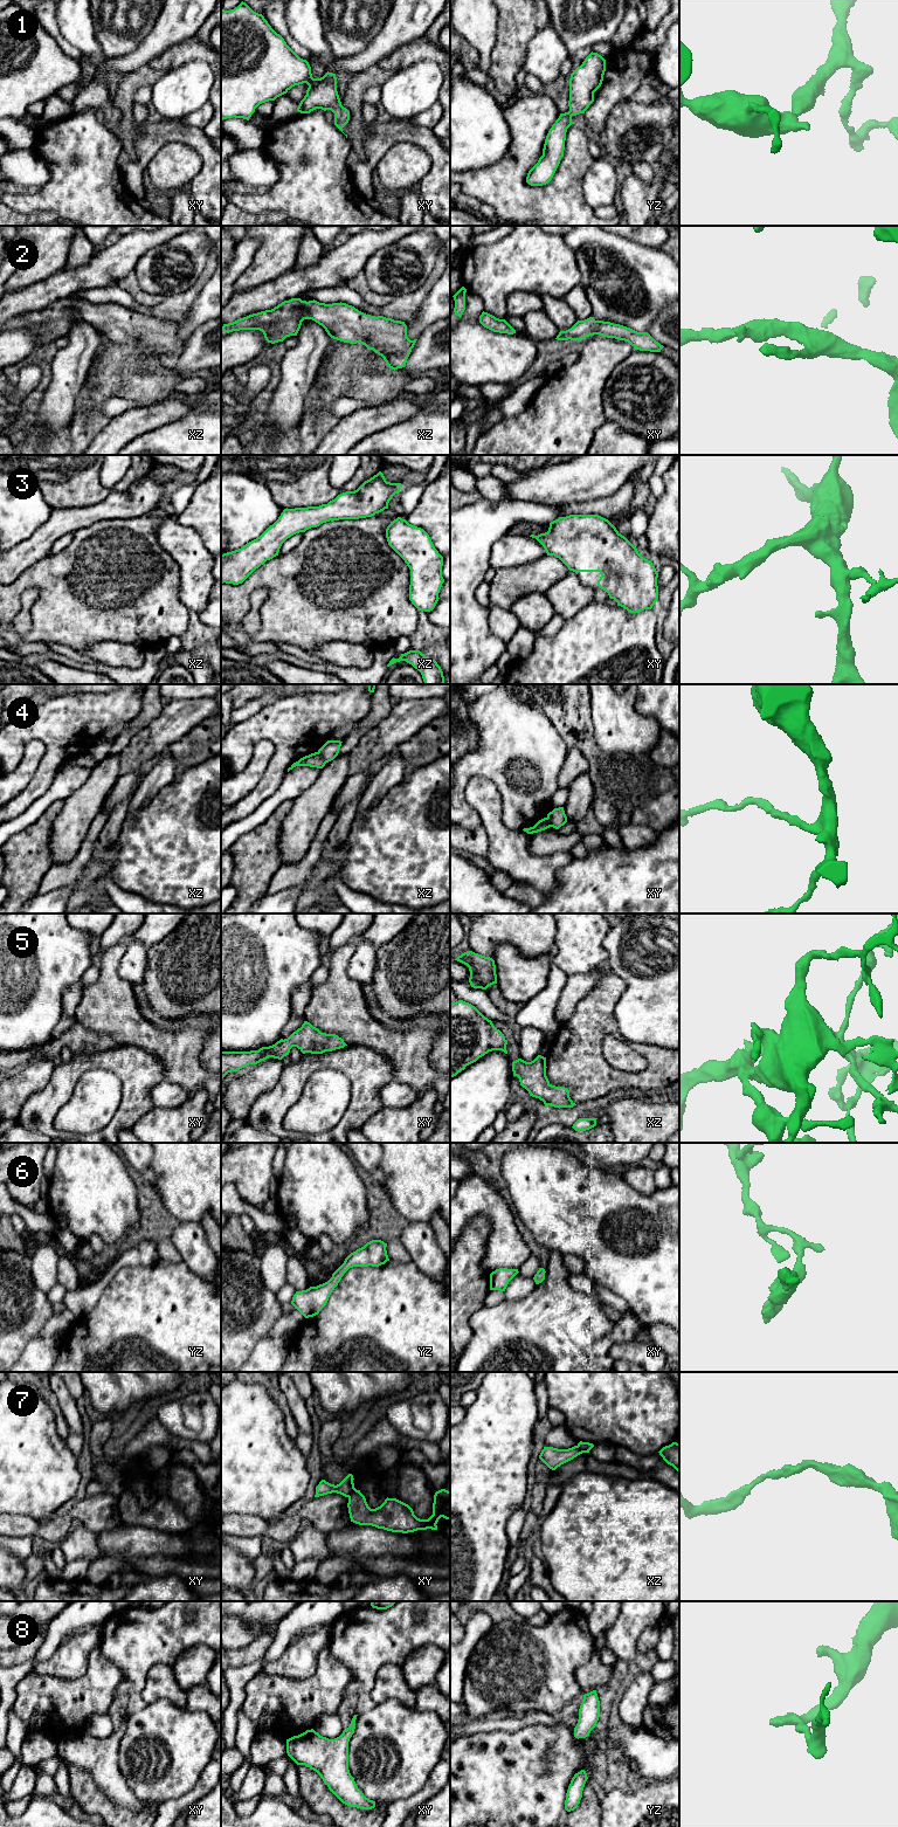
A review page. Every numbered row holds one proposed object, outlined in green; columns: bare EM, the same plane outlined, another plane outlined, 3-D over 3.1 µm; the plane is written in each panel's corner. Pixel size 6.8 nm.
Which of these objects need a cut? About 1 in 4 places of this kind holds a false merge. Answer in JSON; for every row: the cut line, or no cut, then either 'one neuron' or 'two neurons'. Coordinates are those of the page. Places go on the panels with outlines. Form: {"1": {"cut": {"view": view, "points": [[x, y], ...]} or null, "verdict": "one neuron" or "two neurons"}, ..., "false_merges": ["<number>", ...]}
{"1": {"cut": null, "verdict": "one neuron"}, "2": {"cut": null, "verdict": "one neuron"}, "3": {"cut": null, "verdict": "one neuron"}, "4": {"cut": {"view": "xz", "points": [[317, 752], [326, 762]]}, "verdict": "two neurons"}, "5": {"cut": null, "verdict": "one neuron"}, "6": {"cut": null, "verdict": "one neuron"}, "7": {"cut": {"view": "xy", "points": [[356, 1489], [347, 1496]]}, "verdict": "two neurons"}, "8": {"cut": null, "verdict": "one neuron"}, "false_merges": ["4", "7"]}

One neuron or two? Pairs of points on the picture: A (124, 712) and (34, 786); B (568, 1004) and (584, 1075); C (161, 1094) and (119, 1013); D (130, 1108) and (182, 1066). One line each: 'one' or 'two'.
A: one
B: two
C: two
D: two

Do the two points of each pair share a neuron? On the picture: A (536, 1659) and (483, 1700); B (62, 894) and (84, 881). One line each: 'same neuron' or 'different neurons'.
A: same neuron
B: same neuron

